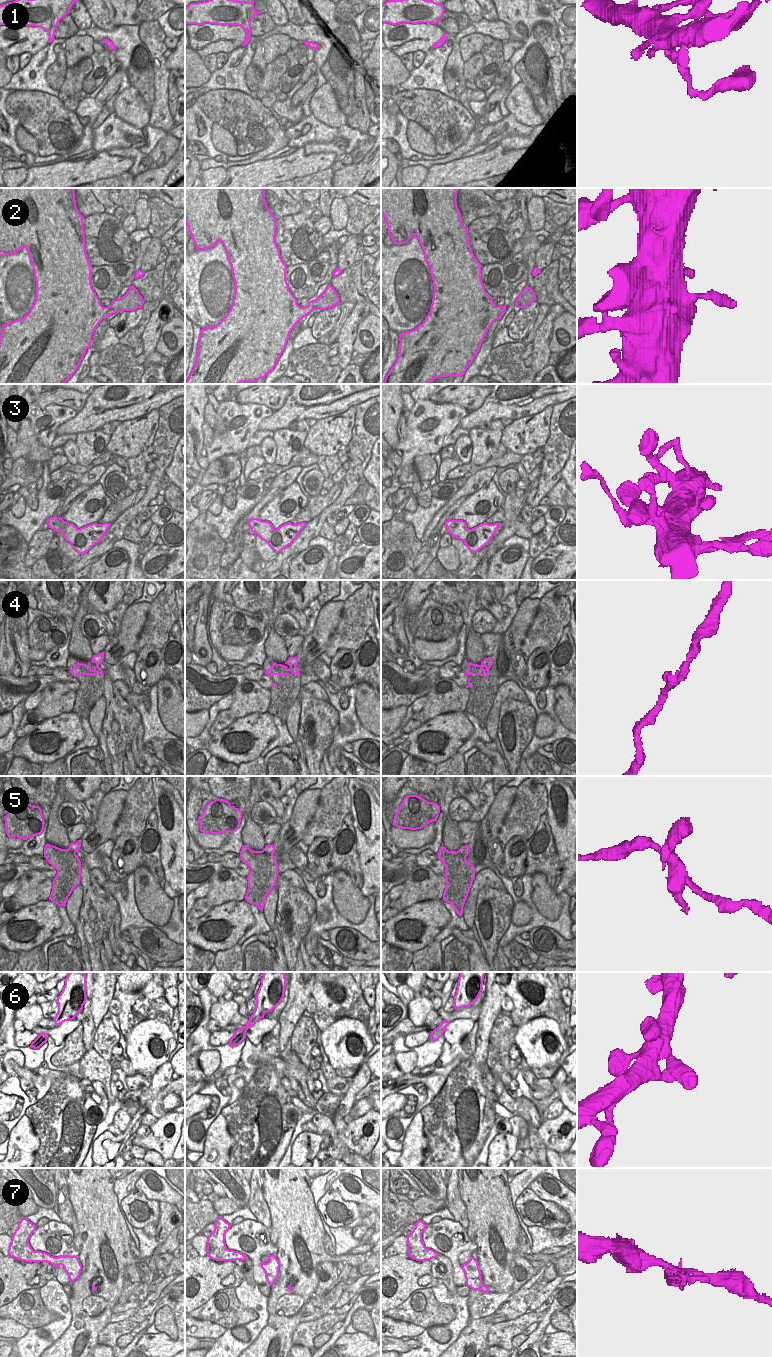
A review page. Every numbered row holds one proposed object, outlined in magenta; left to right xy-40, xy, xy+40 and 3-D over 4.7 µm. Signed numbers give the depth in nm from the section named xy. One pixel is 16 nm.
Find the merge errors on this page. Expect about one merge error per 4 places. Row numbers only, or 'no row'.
5

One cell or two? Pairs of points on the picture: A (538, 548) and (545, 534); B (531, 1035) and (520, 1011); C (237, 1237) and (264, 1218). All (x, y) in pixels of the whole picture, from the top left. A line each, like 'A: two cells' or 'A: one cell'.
A: one cell
B: two cells
C: two cells

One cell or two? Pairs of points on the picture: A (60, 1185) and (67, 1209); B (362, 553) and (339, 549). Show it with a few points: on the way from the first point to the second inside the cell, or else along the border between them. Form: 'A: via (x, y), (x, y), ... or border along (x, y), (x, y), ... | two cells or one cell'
A: via (62, 1191), (62, 1203) | one cell
B: border along (351, 544), (339, 557) | two cells

